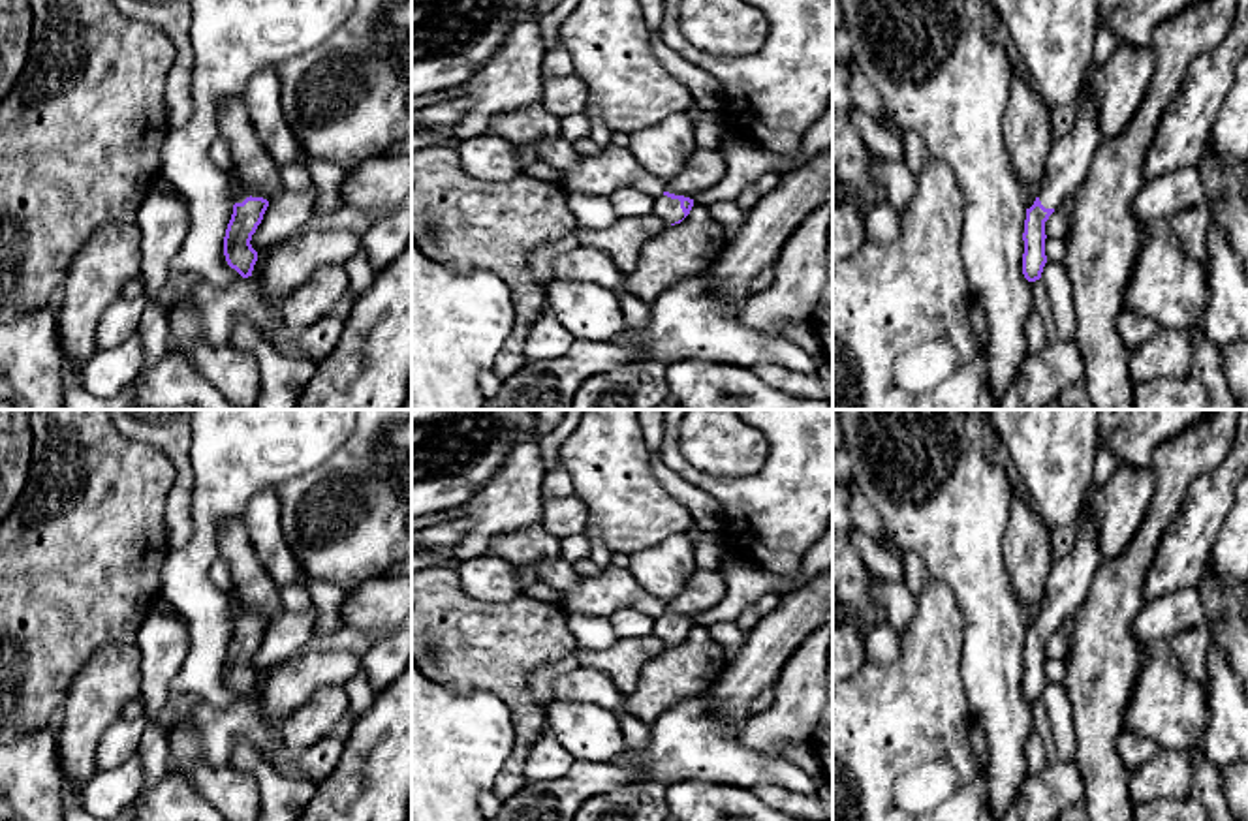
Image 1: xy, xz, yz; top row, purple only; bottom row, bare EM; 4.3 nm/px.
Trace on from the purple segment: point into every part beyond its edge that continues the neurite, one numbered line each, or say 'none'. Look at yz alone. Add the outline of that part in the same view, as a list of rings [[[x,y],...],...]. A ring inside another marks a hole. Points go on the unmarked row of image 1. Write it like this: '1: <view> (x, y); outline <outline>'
1: yz (1070, 577); outline [[[1092,481],[1079,509],[1077,519],[1086,522],[1079,528],[1075,547],[1068,556],[1054,560],[1047,577],[1037,614],[1045,629],[1056,629],[1068,616],[1079,611],[1103,560],[1098,545],[1100,490]]]

